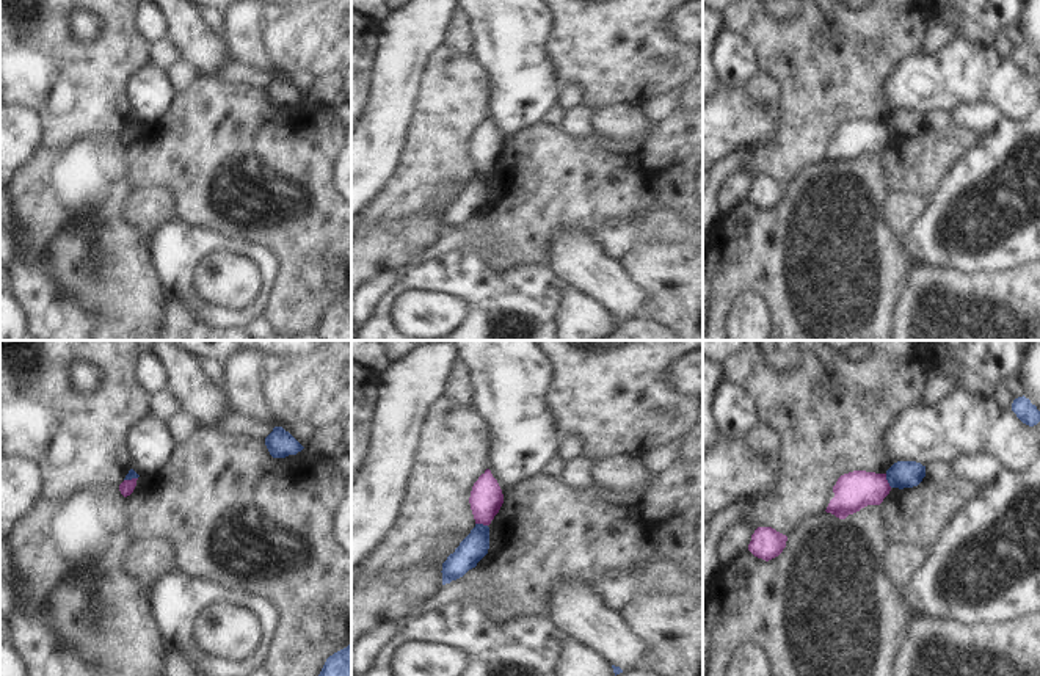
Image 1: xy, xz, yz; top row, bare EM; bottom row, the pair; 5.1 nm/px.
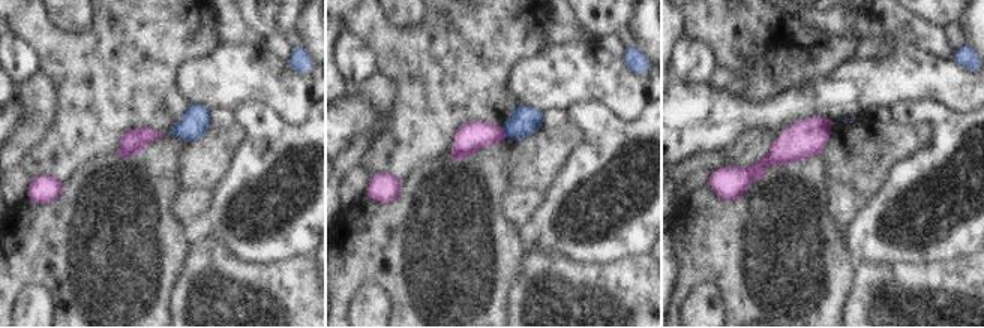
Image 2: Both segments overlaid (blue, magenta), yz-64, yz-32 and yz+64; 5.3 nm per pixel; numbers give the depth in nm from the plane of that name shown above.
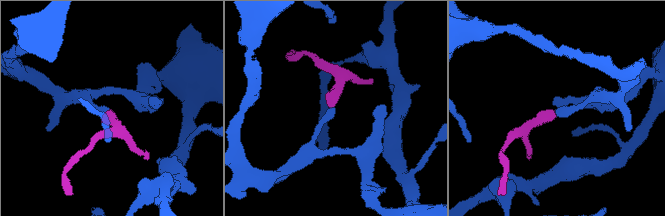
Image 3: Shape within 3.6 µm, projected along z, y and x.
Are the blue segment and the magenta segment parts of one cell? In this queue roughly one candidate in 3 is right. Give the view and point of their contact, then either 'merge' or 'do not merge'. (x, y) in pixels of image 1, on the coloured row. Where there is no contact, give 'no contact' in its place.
meets blue in yz at (887, 479); do not merge

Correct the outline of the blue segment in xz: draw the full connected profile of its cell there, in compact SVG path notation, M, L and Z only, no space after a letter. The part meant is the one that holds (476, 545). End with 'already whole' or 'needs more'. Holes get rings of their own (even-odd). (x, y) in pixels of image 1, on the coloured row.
M475 524L471 533L460 543L453 554L442 563L442 585L463 577L488 554L489 527Z; already whole

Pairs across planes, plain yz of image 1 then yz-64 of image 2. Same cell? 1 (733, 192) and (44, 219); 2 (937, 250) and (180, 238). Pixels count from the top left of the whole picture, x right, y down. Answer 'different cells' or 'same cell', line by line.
1: different cells
2: different cells

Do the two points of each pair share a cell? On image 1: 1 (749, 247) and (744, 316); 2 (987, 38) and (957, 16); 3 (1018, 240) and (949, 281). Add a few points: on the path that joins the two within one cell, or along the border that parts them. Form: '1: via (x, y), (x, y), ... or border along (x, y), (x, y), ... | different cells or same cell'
1: border along (750, 289), (763, 297), (770, 322) | different cells
2: via (979, 35), (965, 24) | same cell
3: border along (927, 264), (968, 273), (1001, 273) | different cells

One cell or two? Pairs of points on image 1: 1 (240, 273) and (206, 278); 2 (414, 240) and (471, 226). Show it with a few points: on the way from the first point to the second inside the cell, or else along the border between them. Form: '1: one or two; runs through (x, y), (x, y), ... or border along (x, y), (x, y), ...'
1: one; runs through (232, 273), (214, 276)
2: two; border along (443, 234), (416, 259)

